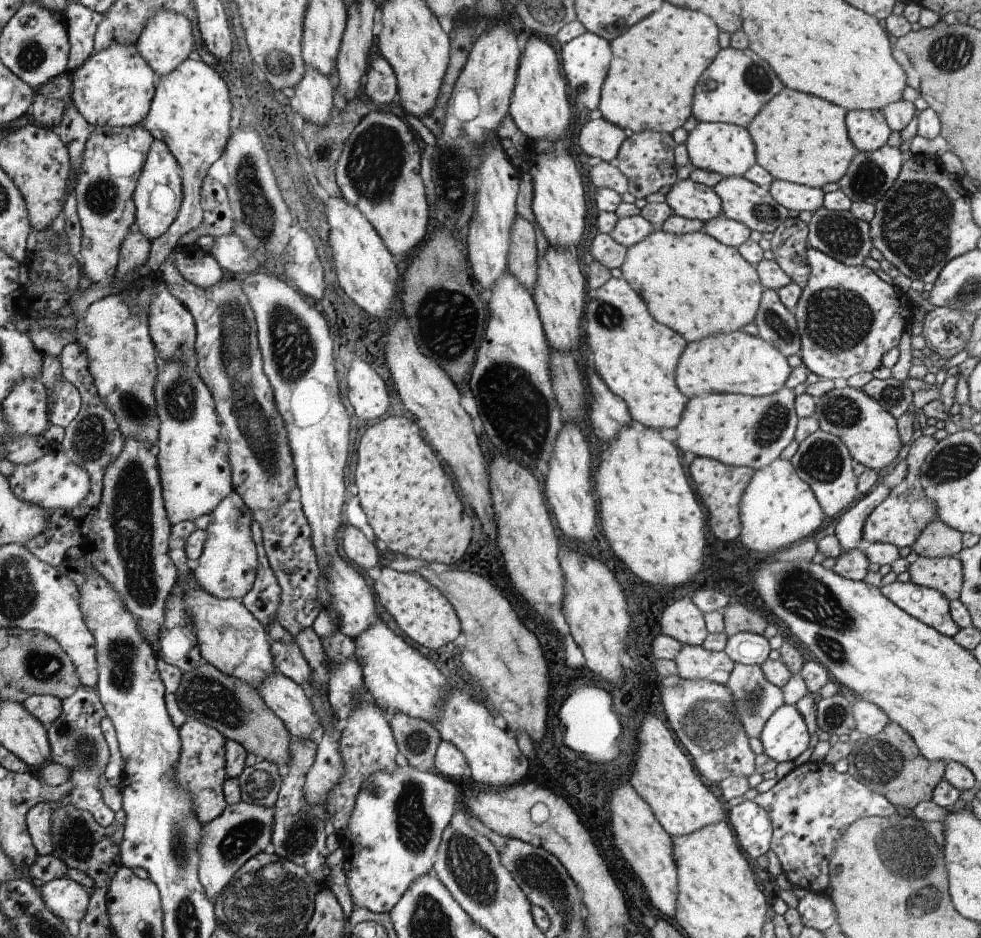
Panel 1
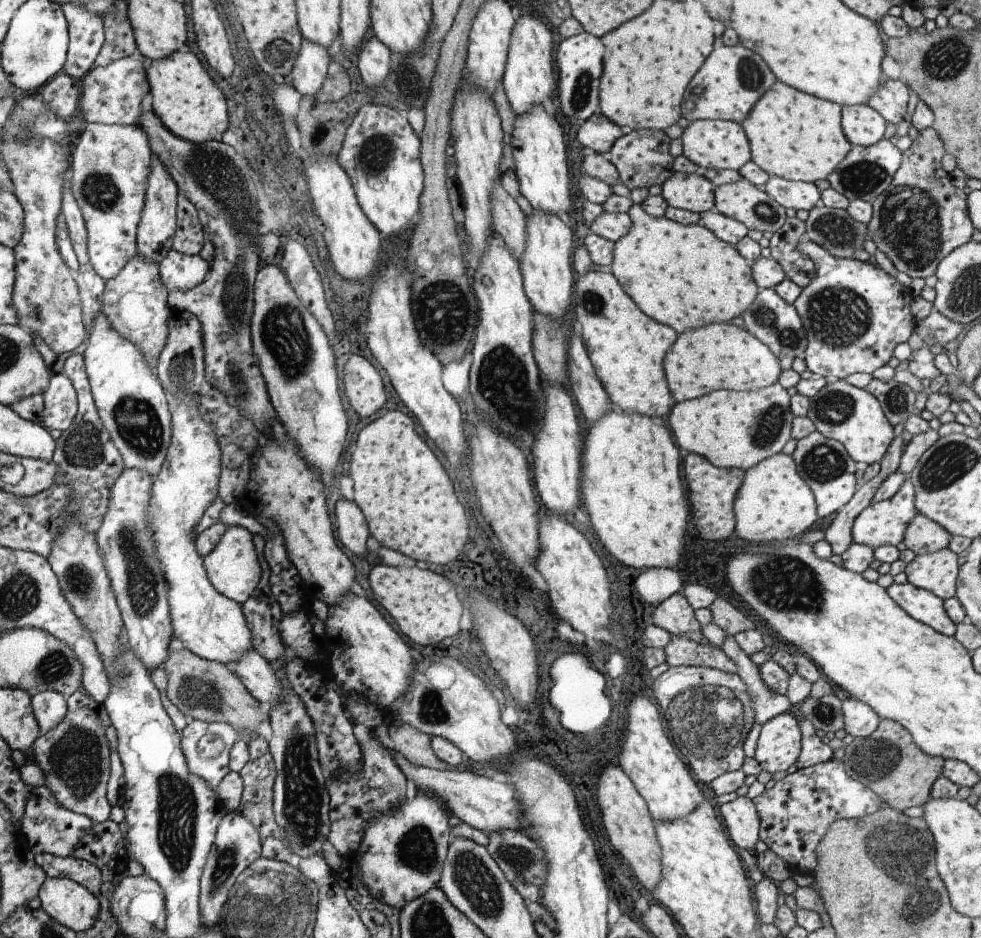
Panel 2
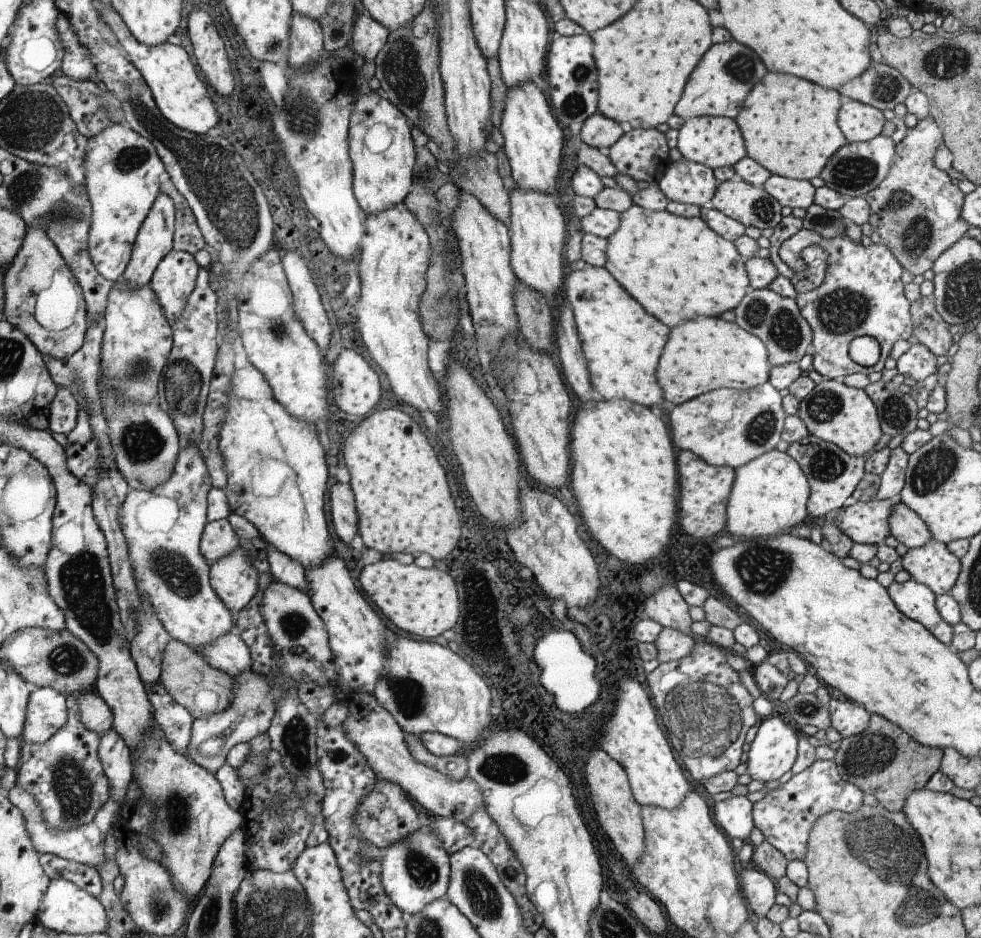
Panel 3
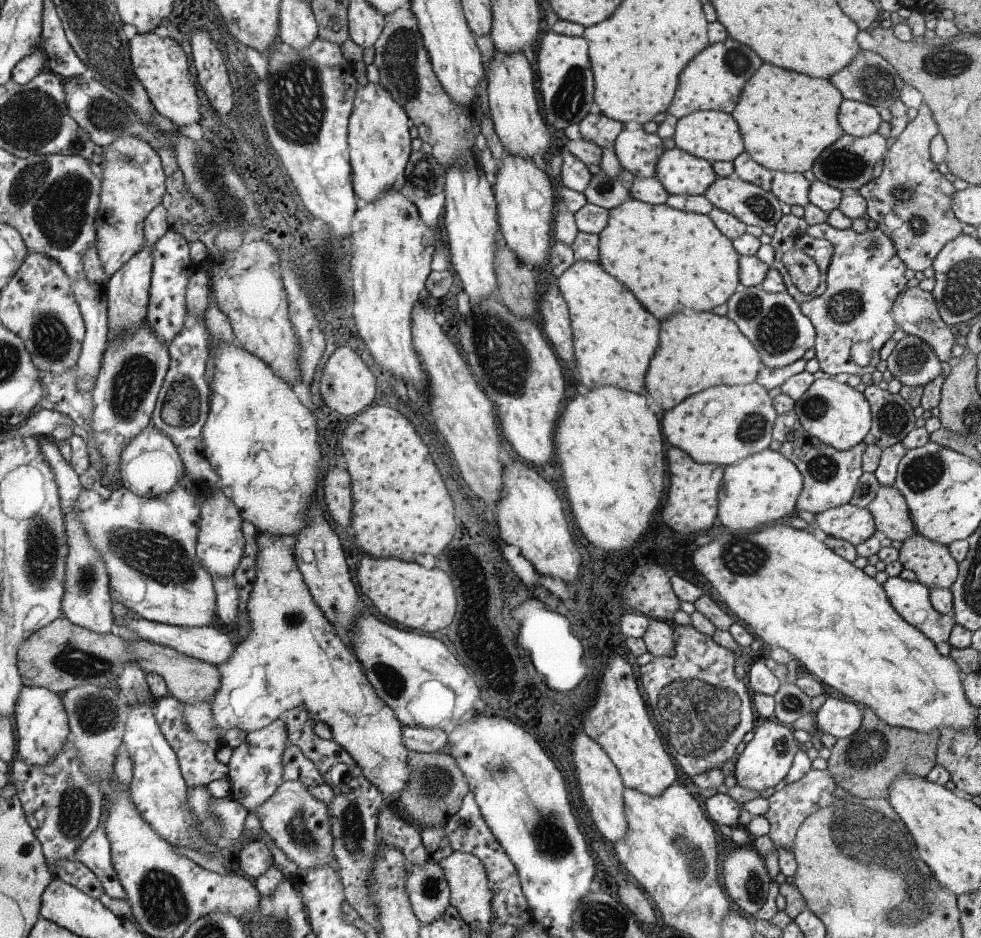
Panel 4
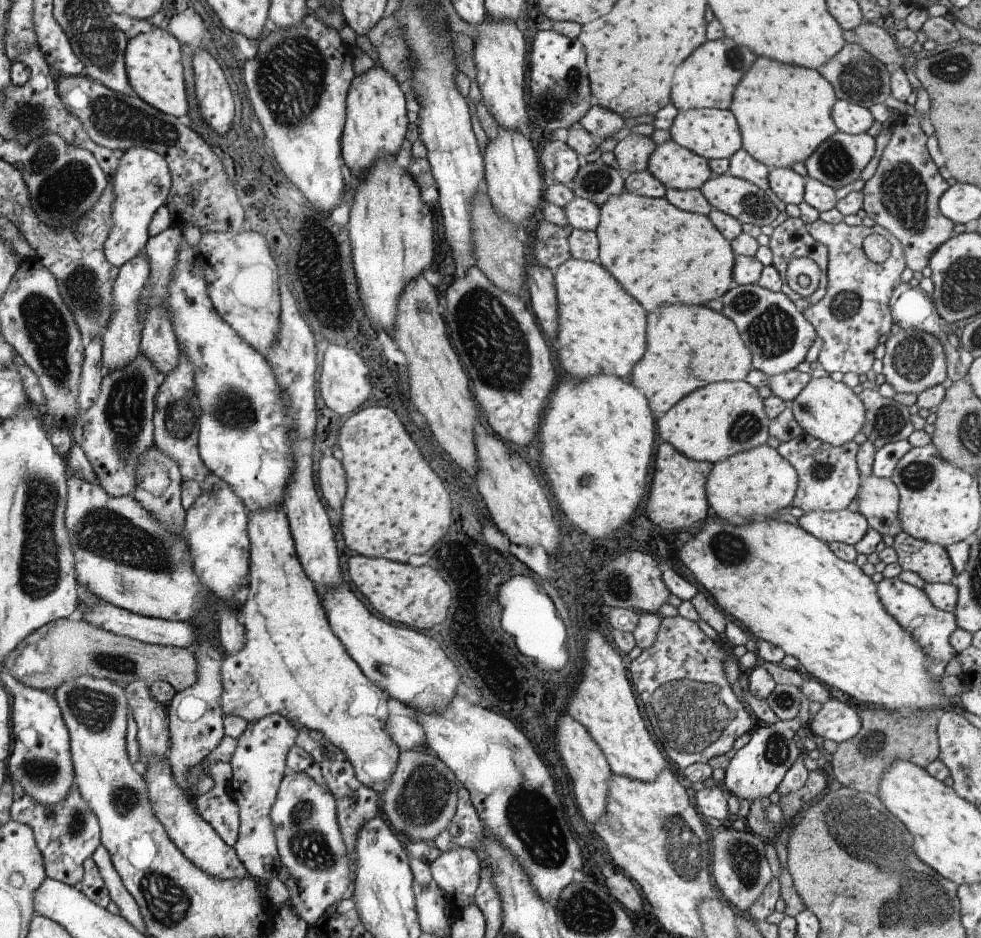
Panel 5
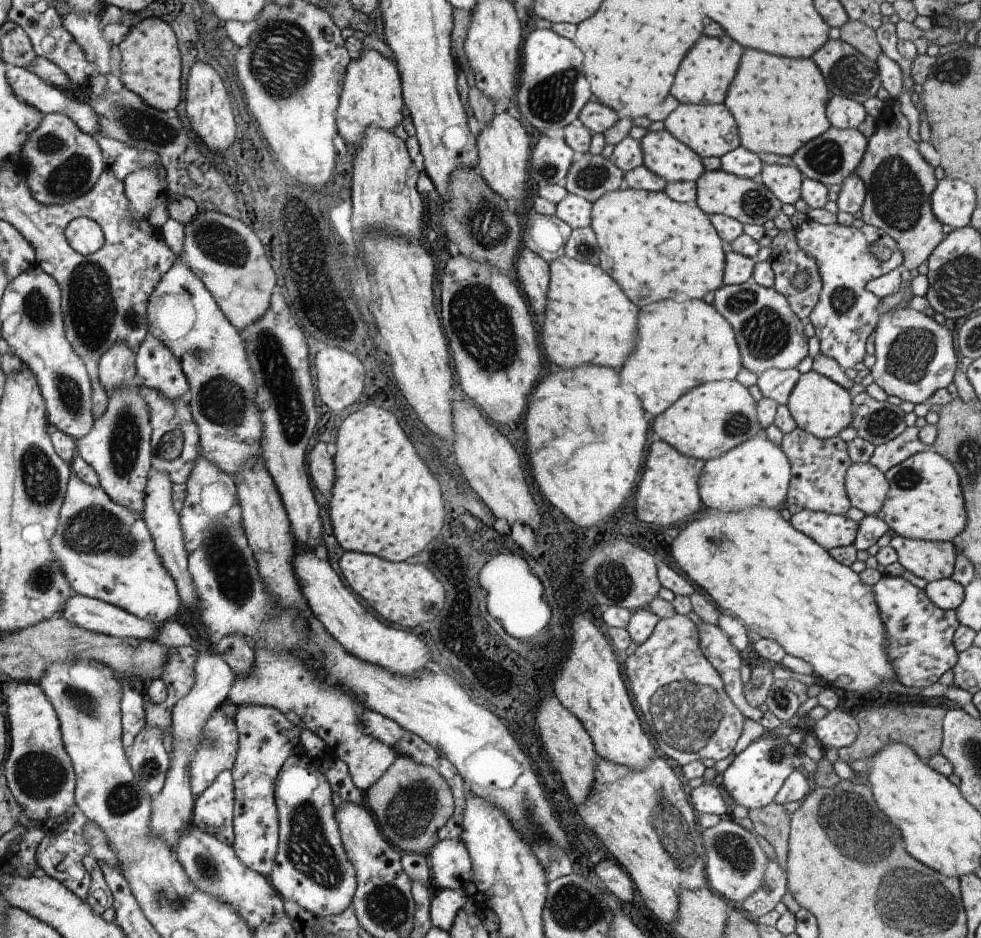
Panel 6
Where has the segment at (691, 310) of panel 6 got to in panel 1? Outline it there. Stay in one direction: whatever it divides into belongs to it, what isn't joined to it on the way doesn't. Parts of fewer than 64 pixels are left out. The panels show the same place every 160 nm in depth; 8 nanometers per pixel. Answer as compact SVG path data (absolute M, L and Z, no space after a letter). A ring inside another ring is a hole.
M738 330L687 343L676 365L675 381L680 392L689 399L712 393L761 397L784 388L792 369L788 359L774 345Z

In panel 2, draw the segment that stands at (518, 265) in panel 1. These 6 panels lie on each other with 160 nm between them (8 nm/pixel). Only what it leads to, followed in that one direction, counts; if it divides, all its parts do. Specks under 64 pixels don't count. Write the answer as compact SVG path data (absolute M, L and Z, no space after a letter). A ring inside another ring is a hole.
M500 182L493 190L492 222L493 230L501 234L514 254L521 258L526 238L525 214Z

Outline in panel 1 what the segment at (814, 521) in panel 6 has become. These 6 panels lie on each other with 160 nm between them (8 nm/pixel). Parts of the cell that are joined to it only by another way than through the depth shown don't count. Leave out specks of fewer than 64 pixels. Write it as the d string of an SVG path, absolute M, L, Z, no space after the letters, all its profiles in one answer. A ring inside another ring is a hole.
M922 435L908 448L906 458L907 473L898 486L895 486L888 498L881 502L865 520L863 526L863 539L871 543L890 543L899 549L908 546L910 548L917 536L926 528L930 521L937 516L935 504L924 494L920 484L920 471L926 455L934 448L937 440L933 436Z

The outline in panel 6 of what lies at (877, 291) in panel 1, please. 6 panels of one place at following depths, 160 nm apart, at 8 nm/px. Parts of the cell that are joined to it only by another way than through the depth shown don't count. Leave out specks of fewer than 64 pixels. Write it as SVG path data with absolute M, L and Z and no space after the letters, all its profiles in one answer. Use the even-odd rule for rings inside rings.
M808 218L795 232L800 248L809 256L814 256L822 280L818 304L808 319L820 340L821 356L832 358L844 370L854 369L856 364L864 362L867 340L876 330L882 314L895 308L903 299L914 297L909 286L901 286L899 292L884 298L878 298L866 290L868 282L904 264L904 256L898 250L898 244L884 230L871 225L862 228L837 223L825 226ZM874 242L882 242L890 250L891 256L886 262L876 260L876 256L870 252Z

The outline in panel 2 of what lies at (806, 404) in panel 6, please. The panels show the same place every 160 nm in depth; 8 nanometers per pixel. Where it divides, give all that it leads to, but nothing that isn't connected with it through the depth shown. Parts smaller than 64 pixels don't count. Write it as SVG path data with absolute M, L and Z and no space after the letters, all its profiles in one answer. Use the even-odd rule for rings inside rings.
M842 379L835 383L827 384L816 396L809 399L810 408L807 417L814 423L816 431L843 444L854 462L864 462L864 464L868 465L881 462L882 457L885 456L890 443L893 441L894 426L884 414L878 399L873 394L870 394L866 389L854 387L845 379Z

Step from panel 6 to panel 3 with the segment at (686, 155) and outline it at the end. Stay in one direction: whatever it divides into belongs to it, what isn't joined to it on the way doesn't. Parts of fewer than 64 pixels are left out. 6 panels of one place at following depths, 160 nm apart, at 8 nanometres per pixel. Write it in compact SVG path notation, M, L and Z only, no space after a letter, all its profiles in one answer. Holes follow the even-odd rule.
M686 157L671 161L657 182L670 201L699 207L709 206L719 183L710 167L692 162Z

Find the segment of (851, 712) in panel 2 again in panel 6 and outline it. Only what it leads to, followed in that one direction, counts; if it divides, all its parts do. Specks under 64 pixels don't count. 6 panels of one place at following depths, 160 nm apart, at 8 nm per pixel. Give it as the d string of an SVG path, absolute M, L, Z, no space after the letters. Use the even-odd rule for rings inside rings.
M836 708L830 710L822 720L814 722L811 733L822 748L830 746L840 750L854 744L859 734L859 725L853 714Z

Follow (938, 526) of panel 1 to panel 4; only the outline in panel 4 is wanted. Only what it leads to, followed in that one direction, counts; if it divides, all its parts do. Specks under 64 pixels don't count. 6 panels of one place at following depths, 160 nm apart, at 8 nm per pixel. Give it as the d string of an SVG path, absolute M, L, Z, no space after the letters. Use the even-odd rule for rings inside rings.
M879 485L876 495L865 508L874 518L876 530L884 532L892 541L904 542L916 532L907 502L896 486Z

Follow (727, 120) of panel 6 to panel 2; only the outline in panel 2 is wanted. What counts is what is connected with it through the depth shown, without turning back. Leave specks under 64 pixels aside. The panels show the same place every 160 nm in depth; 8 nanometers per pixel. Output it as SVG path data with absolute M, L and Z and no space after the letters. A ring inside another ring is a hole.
M718 118L698 119L692 121L681 135L683 154L690 162L703 169L734 169L739 170L751 159L751 148L744 127L734 121Z

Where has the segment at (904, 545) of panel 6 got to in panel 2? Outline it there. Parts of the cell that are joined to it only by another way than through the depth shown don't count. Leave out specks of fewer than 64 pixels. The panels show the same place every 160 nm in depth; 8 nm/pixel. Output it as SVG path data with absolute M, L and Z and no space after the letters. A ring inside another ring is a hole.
M948 547L916 555L906 565L907 582L937 594L943 600L954 597L959 573L958 555Z

